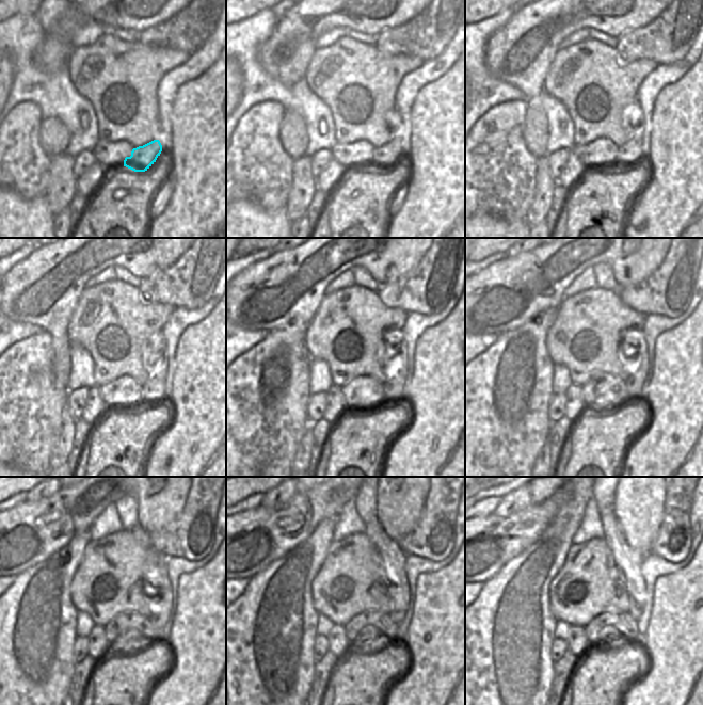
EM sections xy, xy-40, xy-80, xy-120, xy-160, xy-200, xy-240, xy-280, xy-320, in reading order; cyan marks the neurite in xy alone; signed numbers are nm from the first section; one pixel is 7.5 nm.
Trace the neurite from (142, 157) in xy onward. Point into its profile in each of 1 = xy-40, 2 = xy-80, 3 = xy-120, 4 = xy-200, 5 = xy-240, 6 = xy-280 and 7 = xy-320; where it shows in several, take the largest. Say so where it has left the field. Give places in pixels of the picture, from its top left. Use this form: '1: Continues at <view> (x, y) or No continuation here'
1: Continues at xy-40 (386, 155)
2: Continues at xy-80 (629, 153)
3: Continues at xy-120 (153, 390)
4: Continues at xy-200 (636, 352)
5: Continues at xy-240 (155, 572)
6: Continues at xy-280 (393, 557)
7: Continues at xy-320 (628, 562).

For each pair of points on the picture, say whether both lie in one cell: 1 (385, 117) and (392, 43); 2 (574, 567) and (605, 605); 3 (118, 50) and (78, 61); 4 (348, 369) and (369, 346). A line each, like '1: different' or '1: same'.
1: different
2: same
3: same
4: same

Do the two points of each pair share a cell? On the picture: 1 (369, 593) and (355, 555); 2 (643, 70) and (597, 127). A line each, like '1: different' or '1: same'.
1: same
2: same

